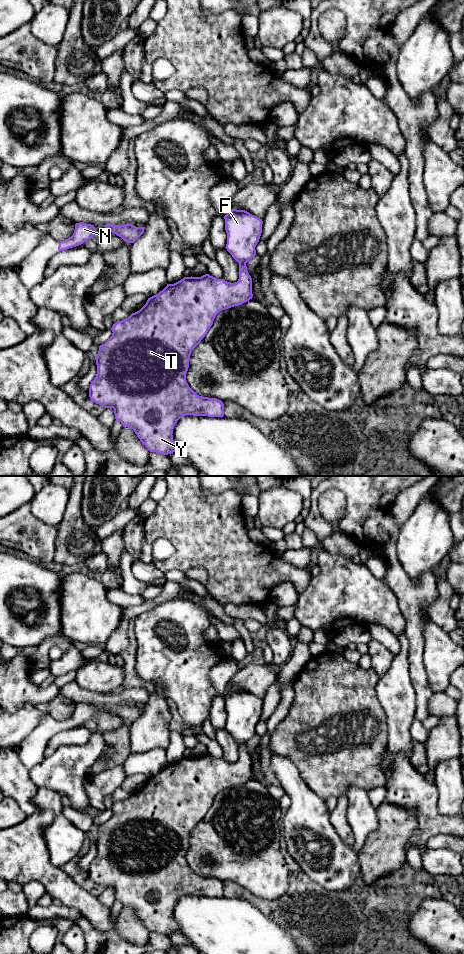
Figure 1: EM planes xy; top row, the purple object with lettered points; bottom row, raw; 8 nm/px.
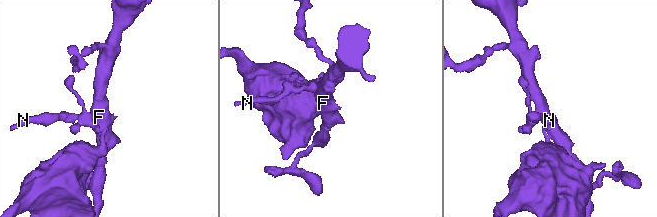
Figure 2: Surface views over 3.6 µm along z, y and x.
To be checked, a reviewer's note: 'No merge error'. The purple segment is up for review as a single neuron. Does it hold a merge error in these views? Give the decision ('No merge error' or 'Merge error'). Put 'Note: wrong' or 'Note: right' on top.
Note: wrong
Merge error

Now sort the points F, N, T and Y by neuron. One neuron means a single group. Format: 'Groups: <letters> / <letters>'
Groups: F N / T Y

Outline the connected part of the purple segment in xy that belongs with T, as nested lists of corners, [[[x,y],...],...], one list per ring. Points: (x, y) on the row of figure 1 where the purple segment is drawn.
[[[239,263],[239,279],[235,283],[205,274],[201,277],[184,277],[174,284],[167,284],[158,294],[148,298],[139,311],[113,324],[112,336],[99,346],[95,358],[97,374],[90,384],[90,399],[104,408],[113,408],[116,421],[123,427],[133,429],[150,452],[168,455],[179,451],[172,434],[180,418],[186,415],[224,416],[224,404],[221,400],[199,396],[189,387],[186,373],[191,352],[205,337],[220,311],[241,305],[252,297],[252,278],[246,263]]]

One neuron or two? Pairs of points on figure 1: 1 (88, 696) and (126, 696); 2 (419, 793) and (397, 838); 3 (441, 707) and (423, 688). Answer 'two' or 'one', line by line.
1: one
2: two
3: two

